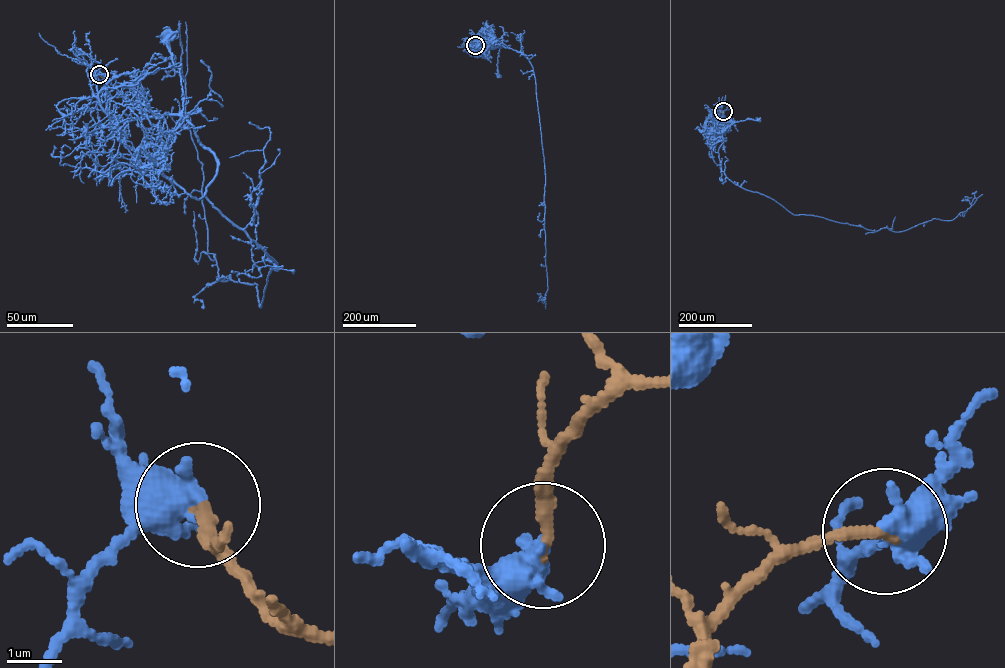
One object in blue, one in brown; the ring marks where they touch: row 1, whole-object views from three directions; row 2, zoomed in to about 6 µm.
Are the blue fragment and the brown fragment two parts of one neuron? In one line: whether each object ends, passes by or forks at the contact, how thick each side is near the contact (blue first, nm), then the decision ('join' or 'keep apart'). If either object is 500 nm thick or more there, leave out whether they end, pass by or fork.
550/220 nm | keep apart

